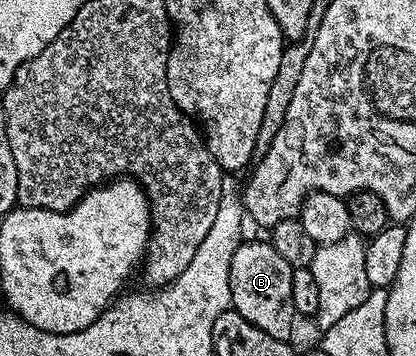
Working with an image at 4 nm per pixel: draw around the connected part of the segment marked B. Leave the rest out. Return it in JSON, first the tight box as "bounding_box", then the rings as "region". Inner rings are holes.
{"bounding_box":[229,241,297,340],"region":[[[244,241],[233,253],[233,261],[229,265],[229,293],[231,307],[245,321],[257,325],[269,337],[290,340],[291,326],[297,320],[297,312],[293,305],[293,269],[285,256],[277,250],[271,241],[250,243]]]}

